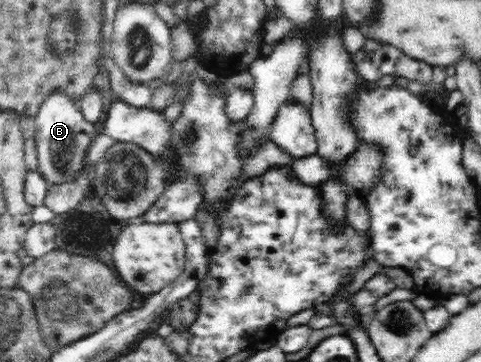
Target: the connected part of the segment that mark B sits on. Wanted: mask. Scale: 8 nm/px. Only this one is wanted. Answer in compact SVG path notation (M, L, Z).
M62 88L53 89L35 114L35 150L38 165L36 170L49 186L76 181L85 168L88 146L94 140L95 126L83 118L78 101Z

